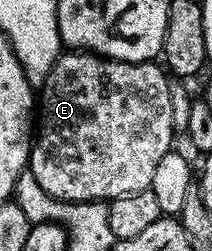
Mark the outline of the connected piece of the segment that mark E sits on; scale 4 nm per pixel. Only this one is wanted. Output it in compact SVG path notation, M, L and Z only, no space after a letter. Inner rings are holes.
M68 50L57 58L50 74L46 78L44 87L38 92L38 116L40 112L40 125L35 125L34 139L30 144L30 155L27 167L34 174L38 186L46 190L56 200L98 200L107 202L114 198L122 198L126 194L138 194L151 189L154 182L154 170L158 170L158 162L167 152L173 151L174 133L172 131L172 111L170 110L170 94L173 85L167 71L156 62L122 62L121 60L106 60L103 56L98 56L83 50Z

